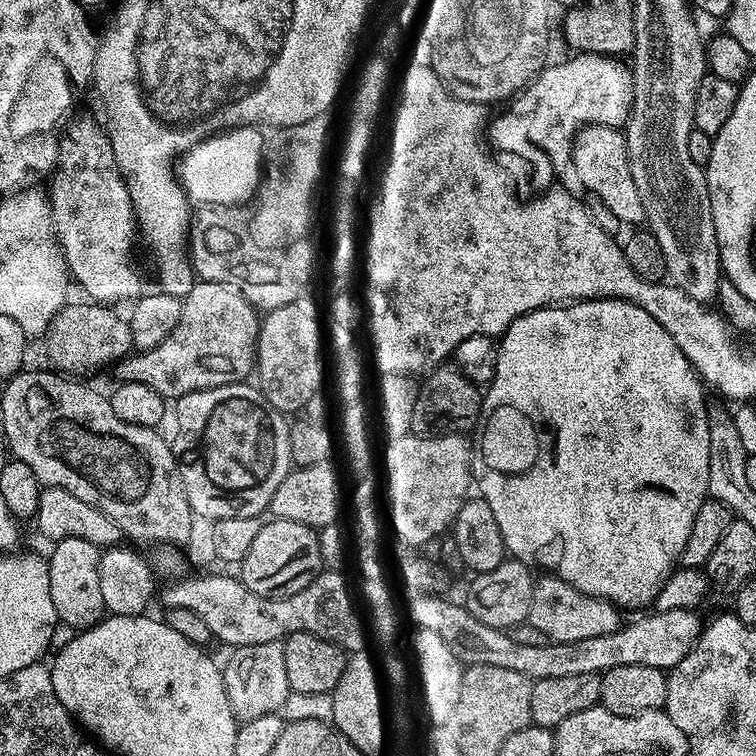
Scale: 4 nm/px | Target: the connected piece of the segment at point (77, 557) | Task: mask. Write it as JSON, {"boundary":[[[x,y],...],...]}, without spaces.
{"boundary":[[[66,538],[55,541],[51,547],[52,553],[47,553],[46,559],[50,578],[50,602],[54,604],[57,621],[61,625],[64,623],[66,627],[72,628],[71,630],[83,630],[100,623],[106,609],[102,602],[102,590],[98,590],[98,570],[96,569],[98,550],[96,546],[80,538]]]}

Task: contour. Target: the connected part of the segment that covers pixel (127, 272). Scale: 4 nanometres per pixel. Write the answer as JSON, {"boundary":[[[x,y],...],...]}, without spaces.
{"boundary":[[[76,124],[68,132],[68,137],[59,141],[56,167],[50,173],[52,185],[46,188],[50,201],[52,225],[56,231],[56,242],[64,258],[66,272],[80,283],[89,301],[105,306],[116,306],[119,300],[132,302],[141,295],[140,276],[132,265],[132,243],[138,240],[138,225],[132,209],[128,188],[124,185],[106,149],[106,140],[101,129],[92,124]]]}

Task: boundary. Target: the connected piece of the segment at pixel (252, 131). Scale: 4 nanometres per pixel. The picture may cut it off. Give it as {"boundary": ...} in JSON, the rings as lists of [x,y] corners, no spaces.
{"boundary":[[[240,125],[209,135],[183,153],[176,173],[189,201],[194,204],[198,202],[200,206],[228,206],[235,203],[237,189],[249,172],[249,165],[263,153],[266,138],[264,140],[261,132],[261,129],[251,125]]]}

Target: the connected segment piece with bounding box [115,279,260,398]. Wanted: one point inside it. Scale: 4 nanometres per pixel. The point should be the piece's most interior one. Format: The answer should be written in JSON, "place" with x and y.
{"place":[213,342]}

